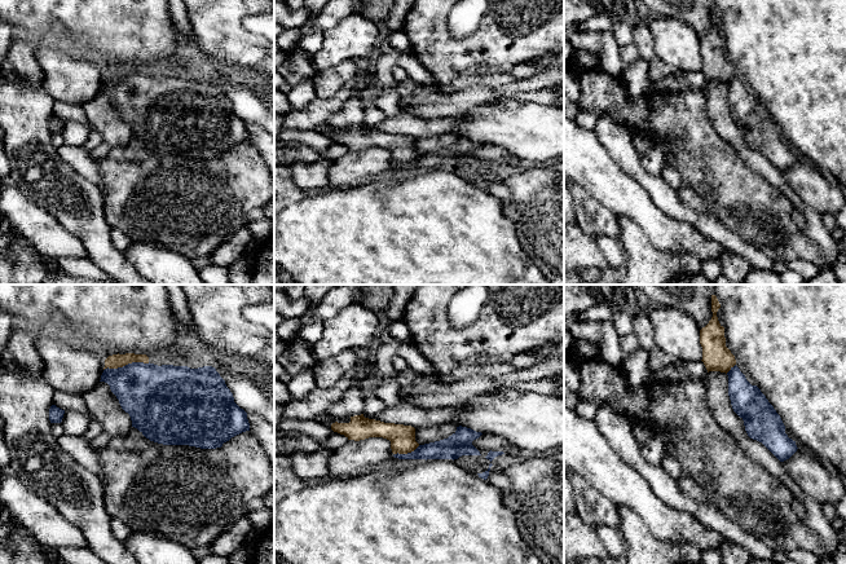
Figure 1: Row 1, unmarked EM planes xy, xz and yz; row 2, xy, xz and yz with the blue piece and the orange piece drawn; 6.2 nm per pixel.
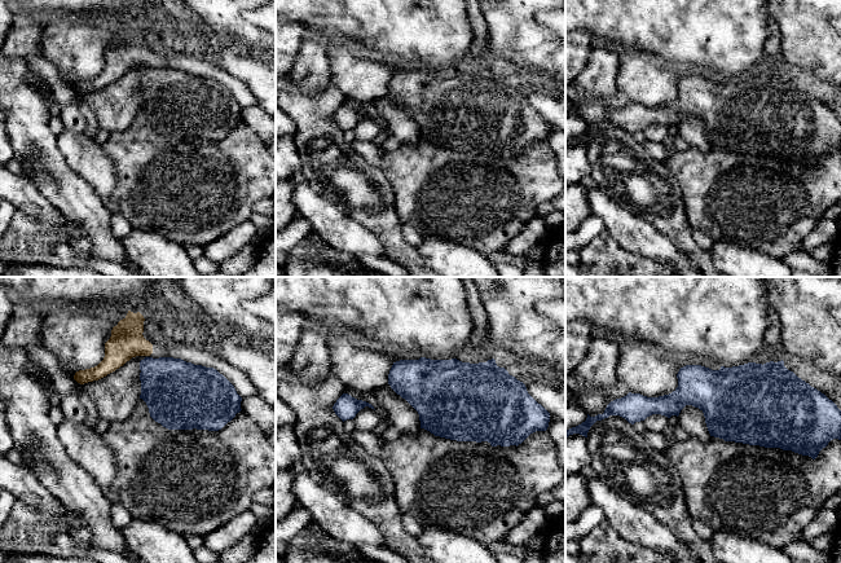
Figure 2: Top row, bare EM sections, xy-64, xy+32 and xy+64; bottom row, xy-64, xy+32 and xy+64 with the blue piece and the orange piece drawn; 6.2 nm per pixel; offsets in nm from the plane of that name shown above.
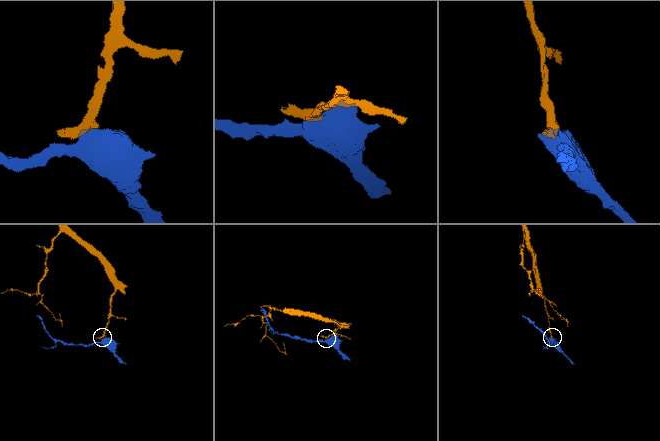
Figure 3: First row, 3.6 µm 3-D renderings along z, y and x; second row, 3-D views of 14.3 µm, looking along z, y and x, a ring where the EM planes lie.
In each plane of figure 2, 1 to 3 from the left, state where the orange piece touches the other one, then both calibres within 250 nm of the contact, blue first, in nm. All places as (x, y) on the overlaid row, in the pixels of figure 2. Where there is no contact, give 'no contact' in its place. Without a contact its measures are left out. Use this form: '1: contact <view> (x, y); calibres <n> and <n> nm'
1: no contact
2: no contact
3: no contact

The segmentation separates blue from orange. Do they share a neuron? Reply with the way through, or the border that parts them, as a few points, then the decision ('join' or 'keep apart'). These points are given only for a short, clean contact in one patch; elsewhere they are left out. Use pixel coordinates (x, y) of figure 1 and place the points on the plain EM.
keep apart

